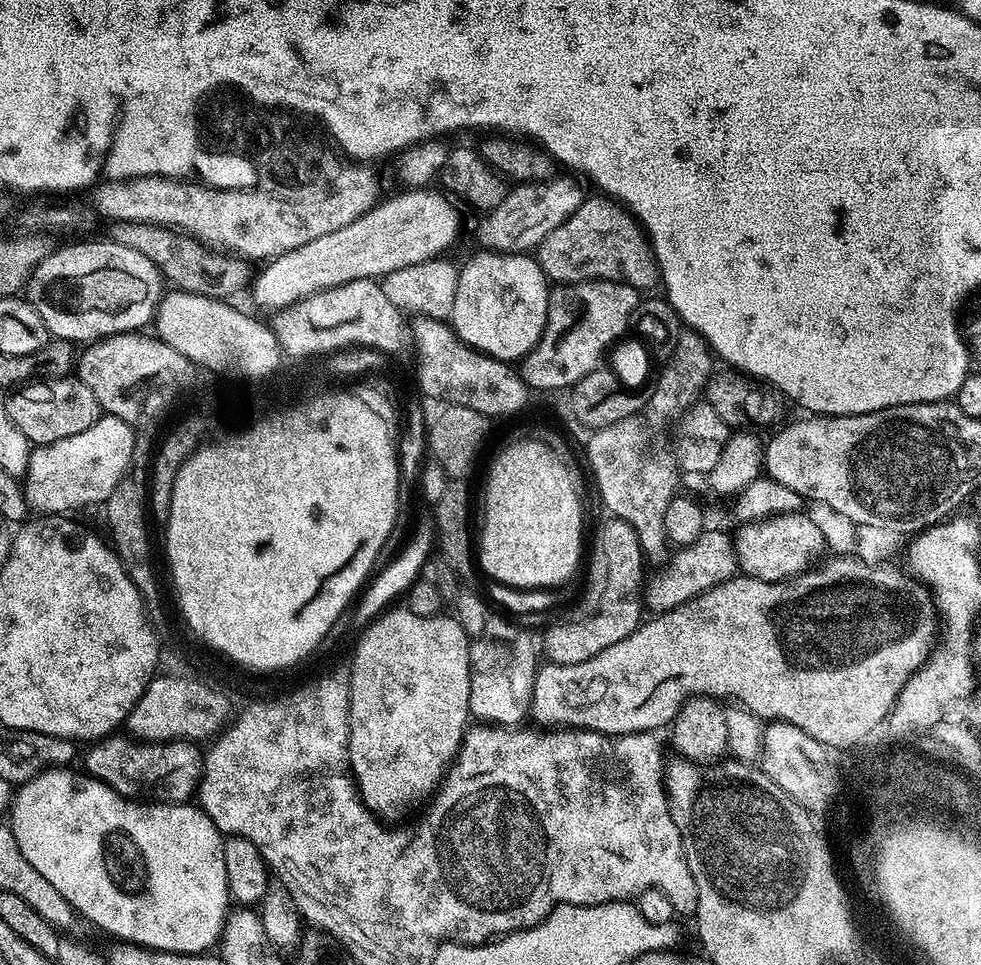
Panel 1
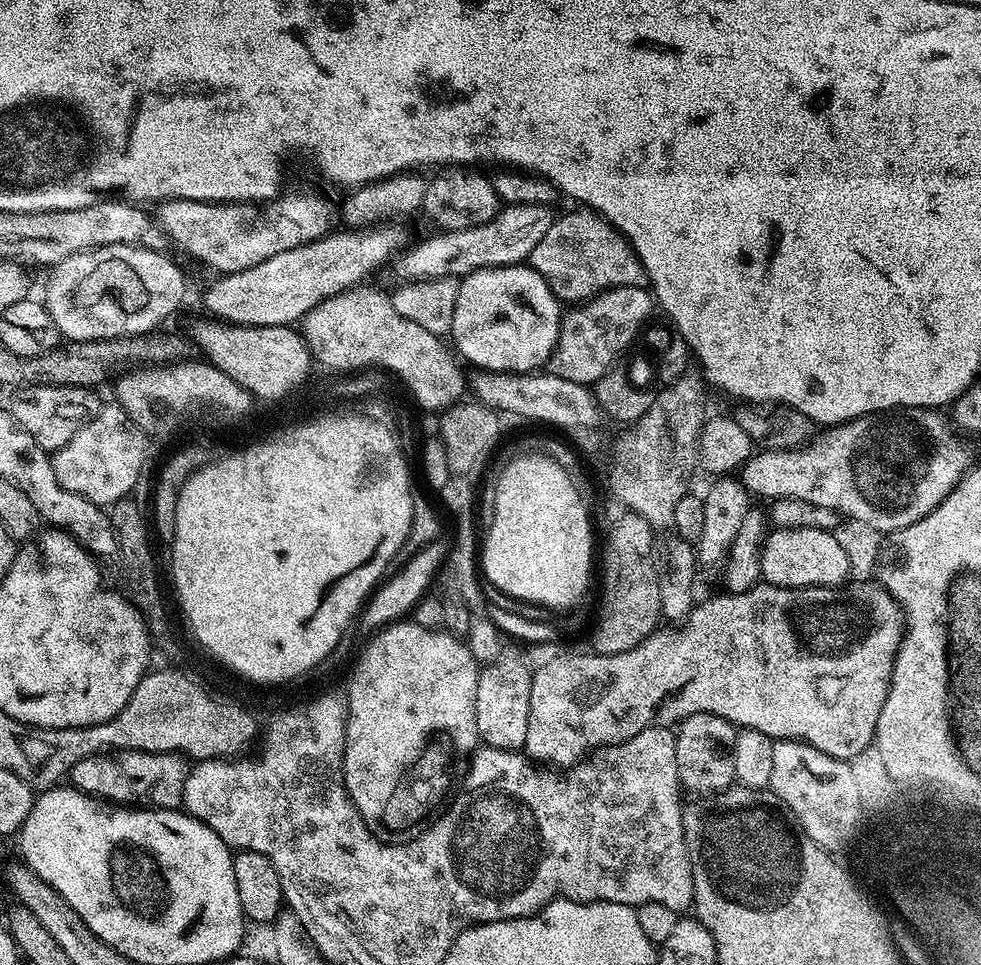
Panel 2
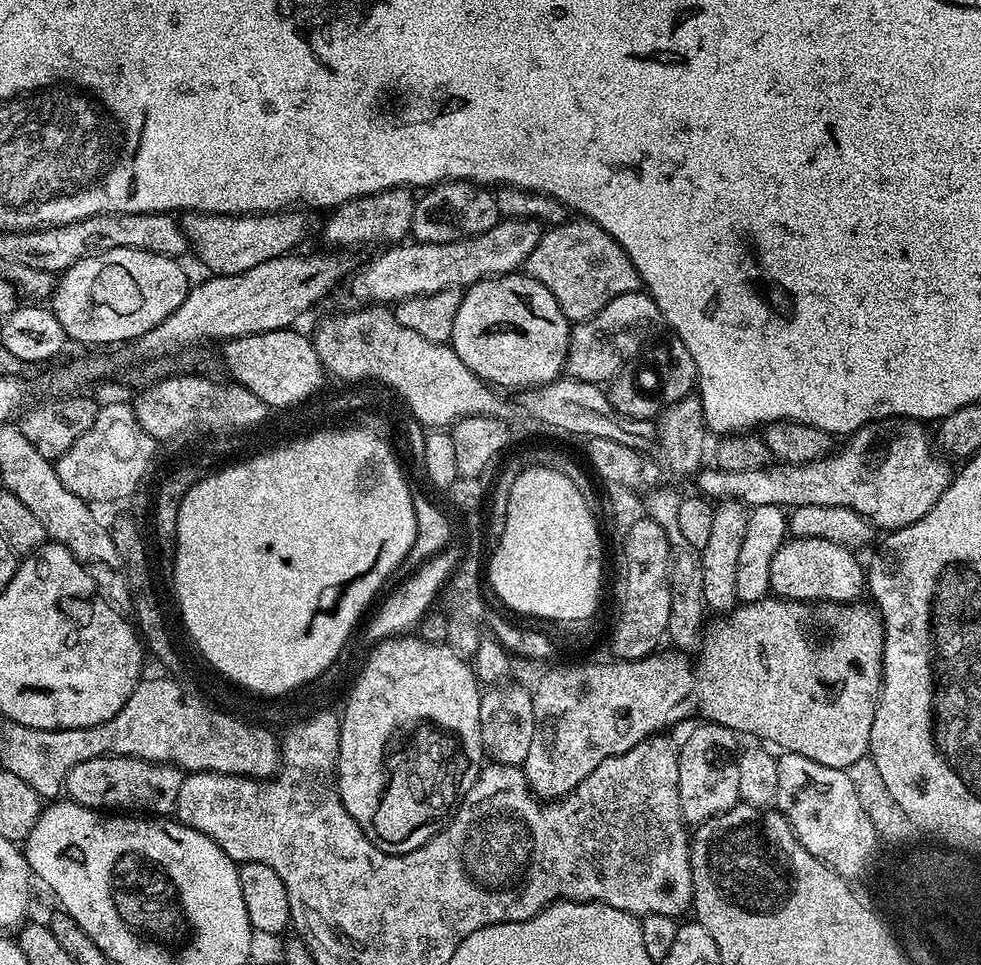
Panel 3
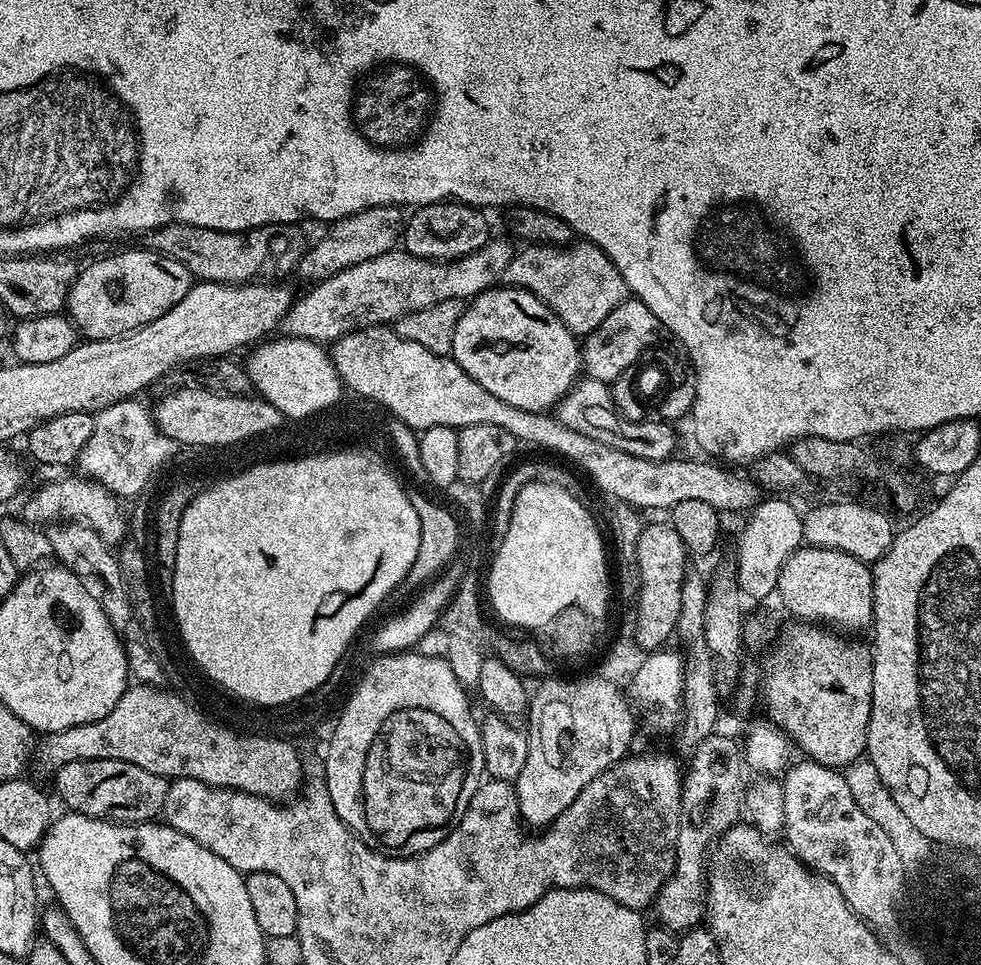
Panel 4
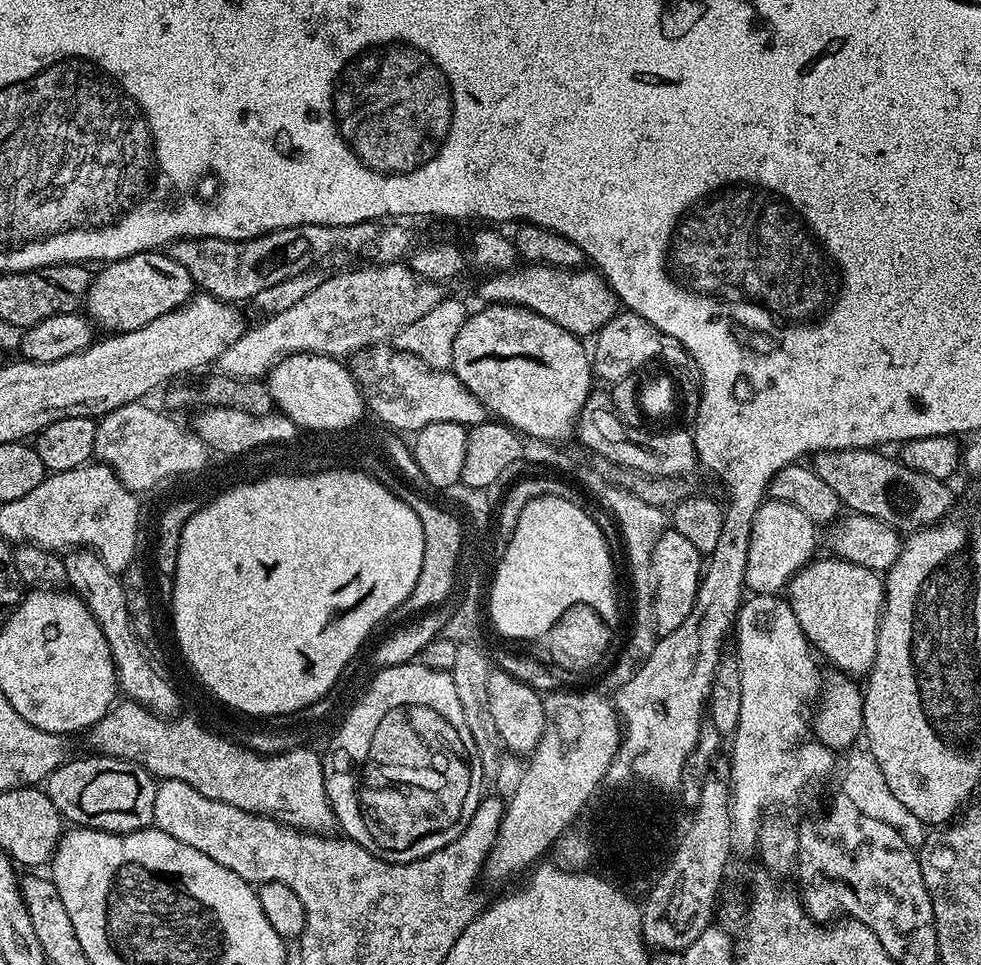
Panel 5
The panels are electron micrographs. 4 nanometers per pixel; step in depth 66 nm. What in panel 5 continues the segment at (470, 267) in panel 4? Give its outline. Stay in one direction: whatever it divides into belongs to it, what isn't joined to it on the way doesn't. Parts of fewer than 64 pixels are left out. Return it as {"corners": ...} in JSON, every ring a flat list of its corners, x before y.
{"corners":[[397,262,394,264,377,264,375,266,356,266,353,272,340,272,337,276,332,274,325,275,322,286,318,286,310,294,306,294,306,298,301,298,298,302,294,302,294,306,290,306,290,310,282,310,281,312,271,313,267,318,261,322,257,328,249,327,241,334,240,340,234,342,234,346,230,346,224,351,218,359,216,359,215,367,219,369,223,375,237,376,239,380,258,380,267,377,268,373,272,371,272,367,279,362,283,356,293,356,296,352,313,352,319,356,334,356,337,358,351,358,357,352,362,352,366,348,371,348,373,344,383,344,391,341,396,333,400,332,406,326,410,326,410,322,418,322,418,318,422,318,422,314,427,314,428,311,434,310,434,306,438,306,438,302,446,299,446,292,444,292,445,285,435,280,421,280,407,263]]}

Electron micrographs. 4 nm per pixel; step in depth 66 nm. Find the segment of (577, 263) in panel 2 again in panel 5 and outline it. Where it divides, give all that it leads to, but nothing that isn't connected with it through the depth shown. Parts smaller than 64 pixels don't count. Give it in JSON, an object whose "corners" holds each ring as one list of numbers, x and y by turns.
{"corners":[[534,263,517,266,507,272,484,278,476,288,476,296,481,300,479,303,484,306,521,305,532,312,542,314,542,318,550,318,555,324,562,326,562,330,581,338,588,338,599,332,600,327,610,322,610,318,614,318,618,311,616,293,608,281,599,271,588,266,581,266,575,270]]}

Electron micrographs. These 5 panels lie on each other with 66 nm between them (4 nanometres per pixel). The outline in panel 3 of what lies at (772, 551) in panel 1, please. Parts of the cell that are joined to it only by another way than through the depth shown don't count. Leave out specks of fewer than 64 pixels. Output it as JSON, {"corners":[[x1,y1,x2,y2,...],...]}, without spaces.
{"corners":[[822,538,785,539,770,562,770,589,785,600,833,600,836,604,855,601,866,588,866,572,849,547]]}

